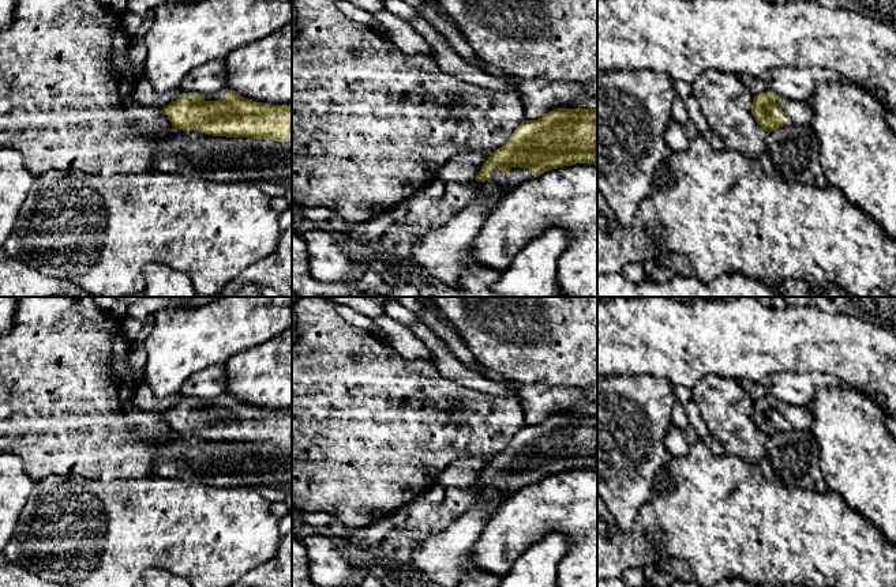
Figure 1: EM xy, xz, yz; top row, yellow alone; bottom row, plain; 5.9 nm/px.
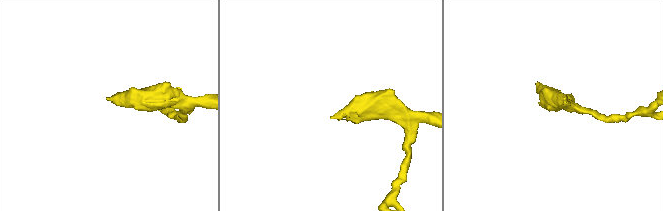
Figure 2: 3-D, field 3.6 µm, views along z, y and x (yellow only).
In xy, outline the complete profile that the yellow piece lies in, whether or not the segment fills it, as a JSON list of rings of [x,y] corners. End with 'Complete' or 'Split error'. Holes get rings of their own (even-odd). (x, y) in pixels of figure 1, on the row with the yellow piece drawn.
[[[228,89],[206,95],[183,93],[164,108],[164,113],[177,129],[226,138],[292,140],[292,104],[256,102]]]. Split error

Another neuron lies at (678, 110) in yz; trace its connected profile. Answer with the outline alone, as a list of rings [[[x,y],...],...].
[[[676,97],[672,102],[671,117],[672,121],[679,123],[681,125],[685,125],[689,121],[689,114],[685,106],[685,101],[679,97]]]

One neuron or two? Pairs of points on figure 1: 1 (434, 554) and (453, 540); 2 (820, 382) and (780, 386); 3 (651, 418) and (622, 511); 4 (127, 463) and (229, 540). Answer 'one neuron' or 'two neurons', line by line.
1: one neuron
2: one neuron
3: one neuron
4: two neurons

